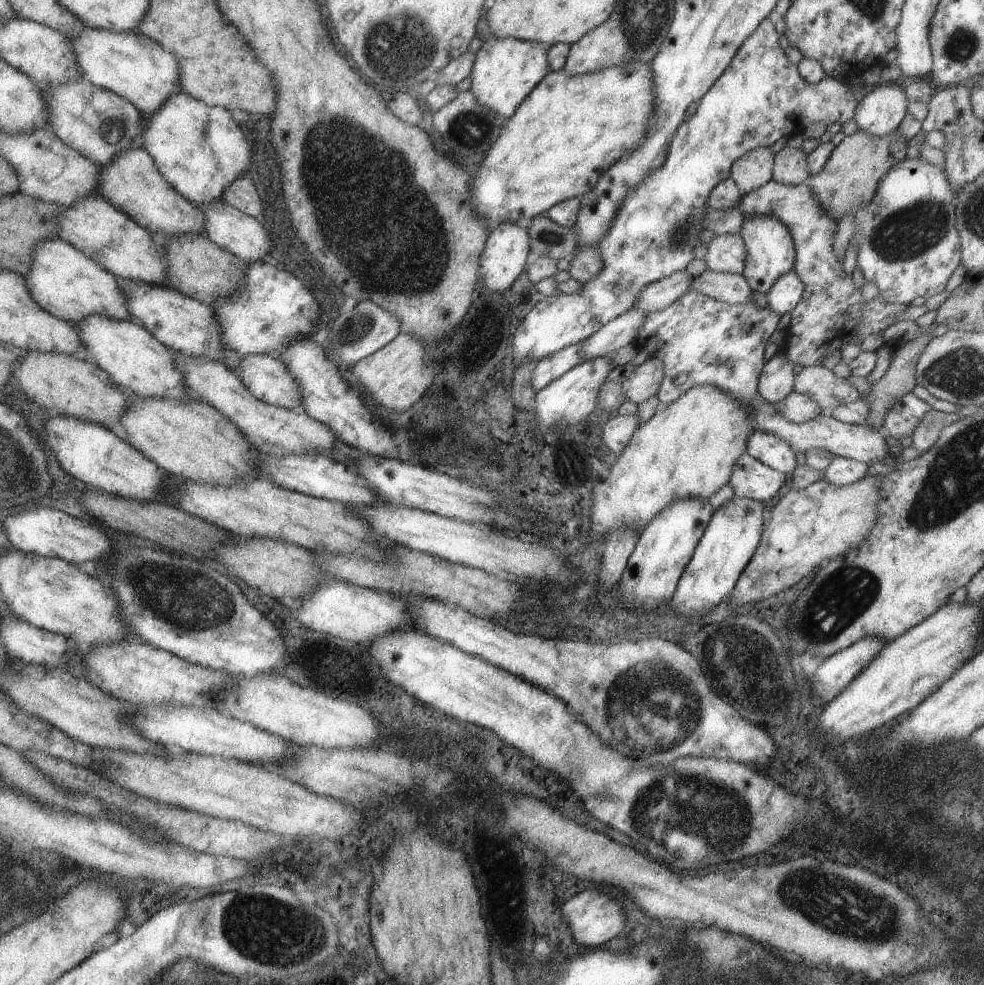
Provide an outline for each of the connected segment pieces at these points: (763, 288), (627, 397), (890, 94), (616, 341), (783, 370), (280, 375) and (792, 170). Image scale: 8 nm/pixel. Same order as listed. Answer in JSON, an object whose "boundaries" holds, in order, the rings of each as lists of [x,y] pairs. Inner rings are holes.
{"boundaries":[[[[747,218],[743,220],[743,226],[739,230],[739,236],[745,244],[745,250],[747,250],[747,258],[745,258],[745,270],[743,270],[743,278],[747,280],[749,288],[753,292],[759,292],[759,294],[765,294],[771,290],[771,286],[781,278],[785,276],[787,272],[793,270],[793,264],[795,264],[795,246],[793,246],[793,240],[791,240],[791,234],[789,230],[773,220],[773,218]]],[[[649,358],[633,368],[633,374],[621,384],[621,396],[625,402],[639,406],[641,402],[657,396],[661,380],[665,374],[665,364],[659,358]]],[[[895,84],[875,86],[865,94],[855,108],[855,126],[857,132],[863,132],[873,138],[883,138],[891,132],[897,132],[897,126],[907,116],[907,102],[903,90]]],[[[631,308],[625,314],[609,320],[595,334],[591,334],[587,340],[581,342],[583,362],[605,358],[609,352],[615,352],[621,346],[635,342],[635,336],[643,322],[645,322],[645,312],[637,308]]],[[[777,352],[769,362],[765,362],[761,370],[757,392],[763,396],[763,400],[767,400],[775,408],[777,404],[785,402],[785,398],[793,392],[795,374],[791,368],[793,362],[787,360],[783,352]]],[[[247,354],[243,358],[237,358],[233,372],[255,400],[285,410],[299,406],[291,376],[271,354]]],[[[779,146],[775,158],[773,158],[773,180],[785,186],[799,186],[805,182],[809,176],[807,172],[807,162],[805,162],[805,152],[801,148],[789,148],[789,146]]]]}

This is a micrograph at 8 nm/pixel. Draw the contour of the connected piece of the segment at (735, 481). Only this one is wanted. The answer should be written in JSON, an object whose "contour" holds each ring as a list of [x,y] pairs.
{"contour":[[[747,454],[735,460],[729,474],[729,488],[733,490],[735,498],[747,498],[761,504],[773,498],[773,494],[781,488],[783,482],[785,474],[771,470],[769,466],[753,460]]]}

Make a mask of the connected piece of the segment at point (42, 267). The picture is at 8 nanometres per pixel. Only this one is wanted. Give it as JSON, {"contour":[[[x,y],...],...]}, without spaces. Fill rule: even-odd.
{"contour":[[[41,238],[31,244],[27,272],[21,274],[31,300],[47,314],[67,324],[85,314],[101,314],[115,320],[131,320],[125,308],[125,296],[117,286],[117,278],[87,260],[81,252],[57,238]]]}

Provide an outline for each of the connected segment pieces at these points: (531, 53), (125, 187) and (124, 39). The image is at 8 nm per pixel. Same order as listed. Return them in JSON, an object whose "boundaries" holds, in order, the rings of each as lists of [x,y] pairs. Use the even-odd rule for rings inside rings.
{"boundaries":[[[[485,38],[483,46],[475,54],[473,70],[469,74],[471,78],[471,94],[475,96],[477,104],[481,108],[487,108],[489,112],[495,112],[497,116],[511,118],[519,104],[531,94],[531,90],[549,74],[547,64],[547,50],[545,44],[529,44],[525,40],[515,38]]],[[[125,148],[117,154],[109,156],[107,164],[97,166],[97,180],[95,180],[95,194],[99,194],[107,204],[115,206],[127,218],[131,218],[137,226],[147,230],[153,236],[171,236],[179,232],[201,232],[203,216],[195,210],[195,204],[179,196],[167,182],[159,176],[151,156],[147,156],[141,148]]],[[[77,28],[73,34],[65,34],[65,38],[71,46],[79,80],[111,90],[133,104],[141,114],[153,112],[169,94],[181,92],[175,80],[175,58],[141,34],[135,36],[135,32],[127,30],[109,32],[101,28]]]]}

